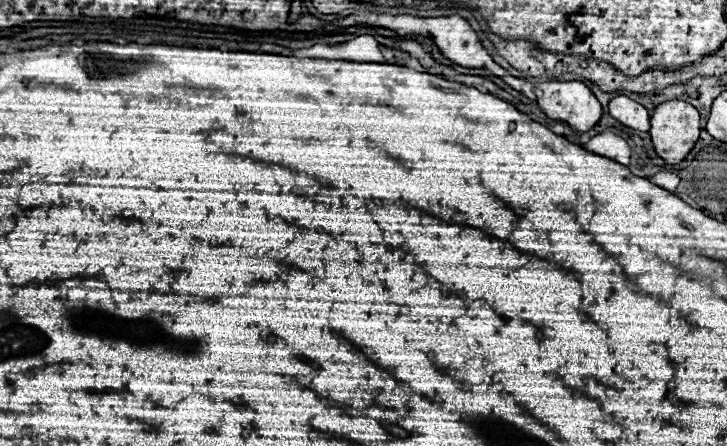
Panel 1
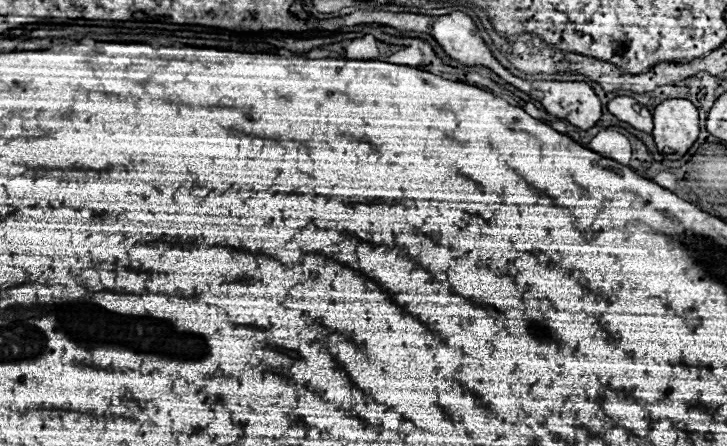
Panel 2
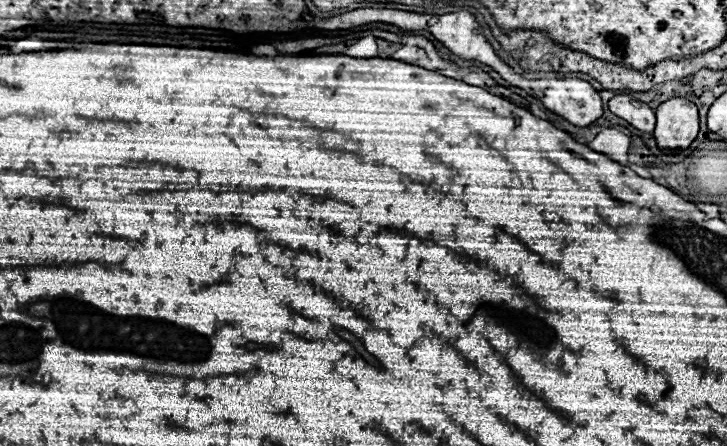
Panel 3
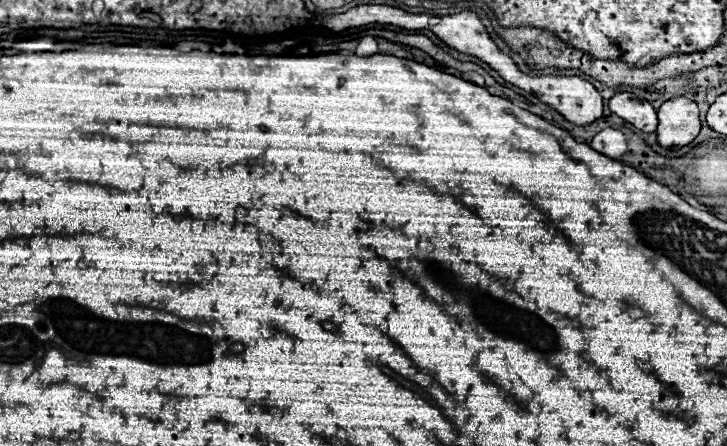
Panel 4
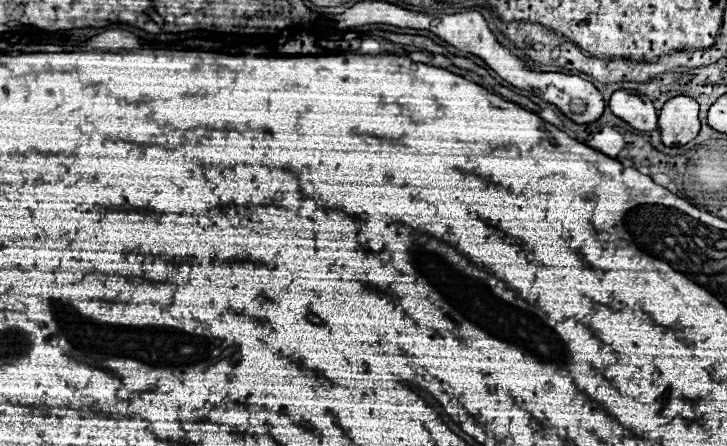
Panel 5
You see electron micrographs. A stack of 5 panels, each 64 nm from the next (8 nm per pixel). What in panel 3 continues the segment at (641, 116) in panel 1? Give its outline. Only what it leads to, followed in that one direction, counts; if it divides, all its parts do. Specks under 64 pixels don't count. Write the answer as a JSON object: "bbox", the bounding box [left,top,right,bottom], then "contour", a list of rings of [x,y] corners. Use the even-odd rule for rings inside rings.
{"bbox":[608,94,656,134],"contour":[[[630,94],[614,96],[608,102],[608,108],[610,108],[612,114],[630,122],[634,128],[638,128],[642,132],[648,132],[648,134],[654,132],[654,124],[656,124],[654,110],[648,104],[640,102],[640,100],[634,100]]]}

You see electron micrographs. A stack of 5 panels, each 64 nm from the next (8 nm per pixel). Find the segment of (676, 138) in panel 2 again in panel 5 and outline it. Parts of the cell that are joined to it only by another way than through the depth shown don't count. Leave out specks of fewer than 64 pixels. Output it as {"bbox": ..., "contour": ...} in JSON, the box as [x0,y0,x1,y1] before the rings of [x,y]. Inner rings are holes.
{"bbox":[658,96,698,146],"contour":[[[688,96],[670,98],[658,116],[658,126],[662,132],[662,142],[666,146],[688,144],[698,136],[698,102]]]}

